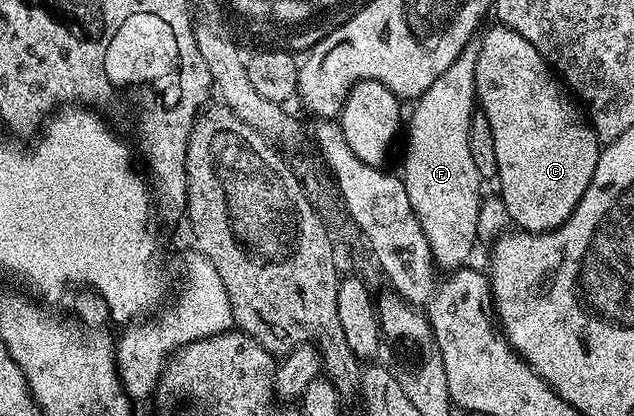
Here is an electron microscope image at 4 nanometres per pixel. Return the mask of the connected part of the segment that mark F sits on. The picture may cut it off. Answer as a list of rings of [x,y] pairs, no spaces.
[[[472,40],[433,84],[419,98],[414,99],[411,110],[411,123],[406,123],[407,159],[403,162],[401,177],[405,184],[405,192],[409,192],[409,204],[413,204],[413,212],[421,224],[421,232],[425,232],[425,240],[429,240],[432,259],[440,271],[454,272],[464,265],[463,262],[471,254],[475,246],[475,237],[479,234],[479,185],[481,179],[473,164],[469,152],[469,124],[477,113],[475,97],[475,69],[479,43]]]

